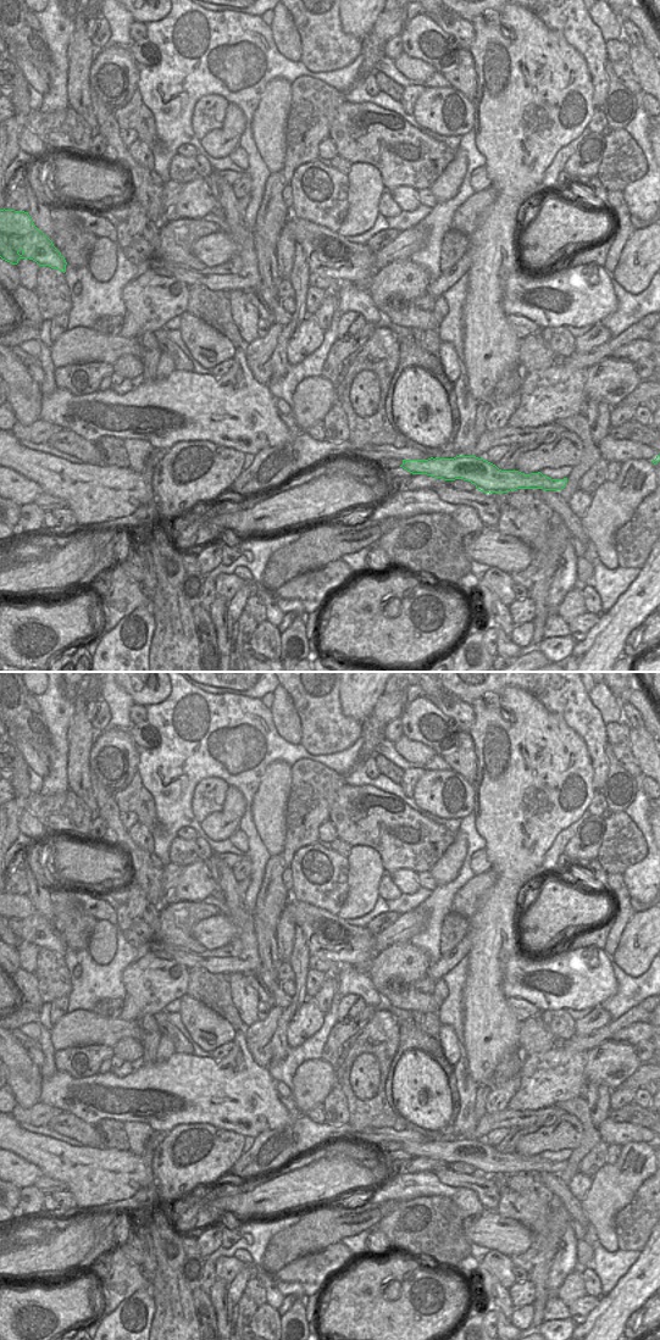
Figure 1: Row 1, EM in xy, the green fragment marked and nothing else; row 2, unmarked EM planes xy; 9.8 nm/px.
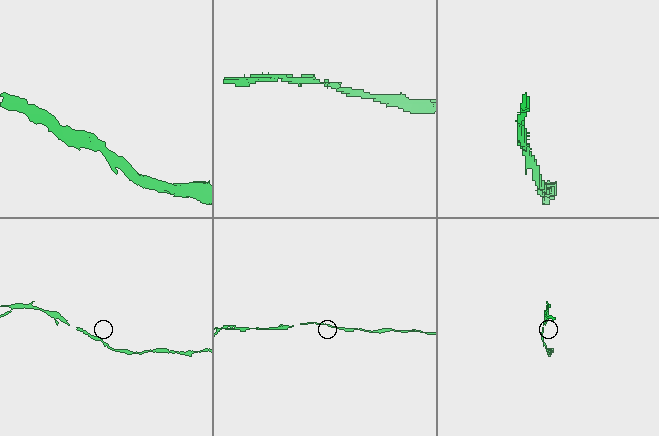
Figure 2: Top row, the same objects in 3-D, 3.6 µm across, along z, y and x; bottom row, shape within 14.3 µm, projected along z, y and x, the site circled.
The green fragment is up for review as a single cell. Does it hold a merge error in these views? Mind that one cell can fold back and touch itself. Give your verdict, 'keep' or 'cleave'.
keep

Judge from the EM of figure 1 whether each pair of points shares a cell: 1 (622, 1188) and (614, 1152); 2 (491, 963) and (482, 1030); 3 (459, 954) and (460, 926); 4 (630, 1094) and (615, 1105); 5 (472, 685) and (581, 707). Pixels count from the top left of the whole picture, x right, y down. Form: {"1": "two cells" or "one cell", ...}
{"1": "two cells", "2": "one cell", "3": "two cells", "4": "one cell", "5": "one cell"}

